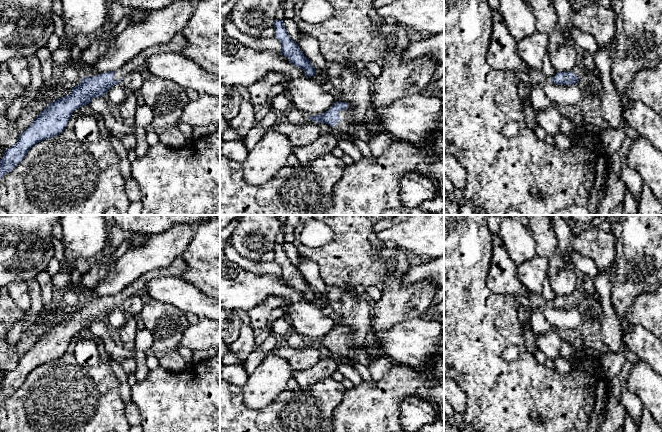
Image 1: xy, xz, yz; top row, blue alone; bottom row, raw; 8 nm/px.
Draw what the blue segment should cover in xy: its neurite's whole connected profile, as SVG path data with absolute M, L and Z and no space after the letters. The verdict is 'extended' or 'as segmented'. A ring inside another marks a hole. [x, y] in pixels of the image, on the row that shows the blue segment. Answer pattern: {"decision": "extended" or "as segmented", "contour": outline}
{"decision": "extended", "contour": "M179 32L168 43L145 49L116 71L82 78L81 82L72 88L70 95L50 103L20 134L17 142L4 150L3 157L0 159L0 178L11 172L34 145L60 134L68 125L75 110L90 104L96 97L103 97L111 87L120 84L123 76L132 72L147 75L149 57L166 52L181 52L186 45L187 41L183 33Z"}

